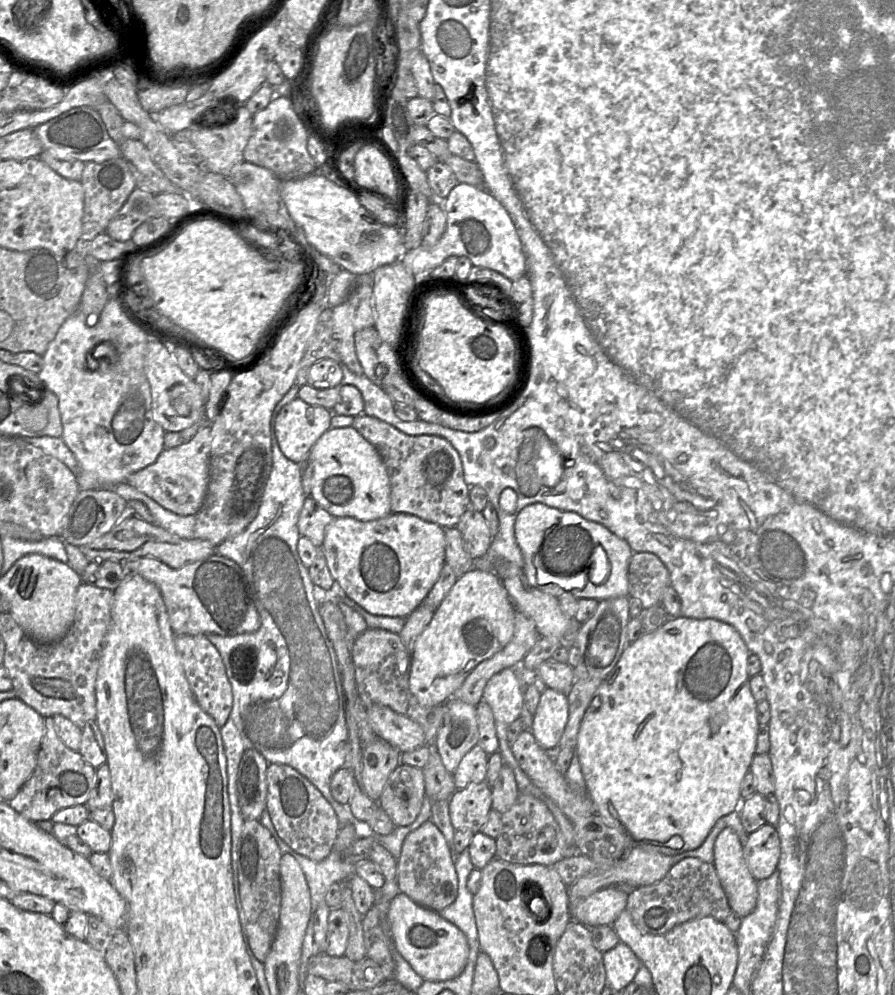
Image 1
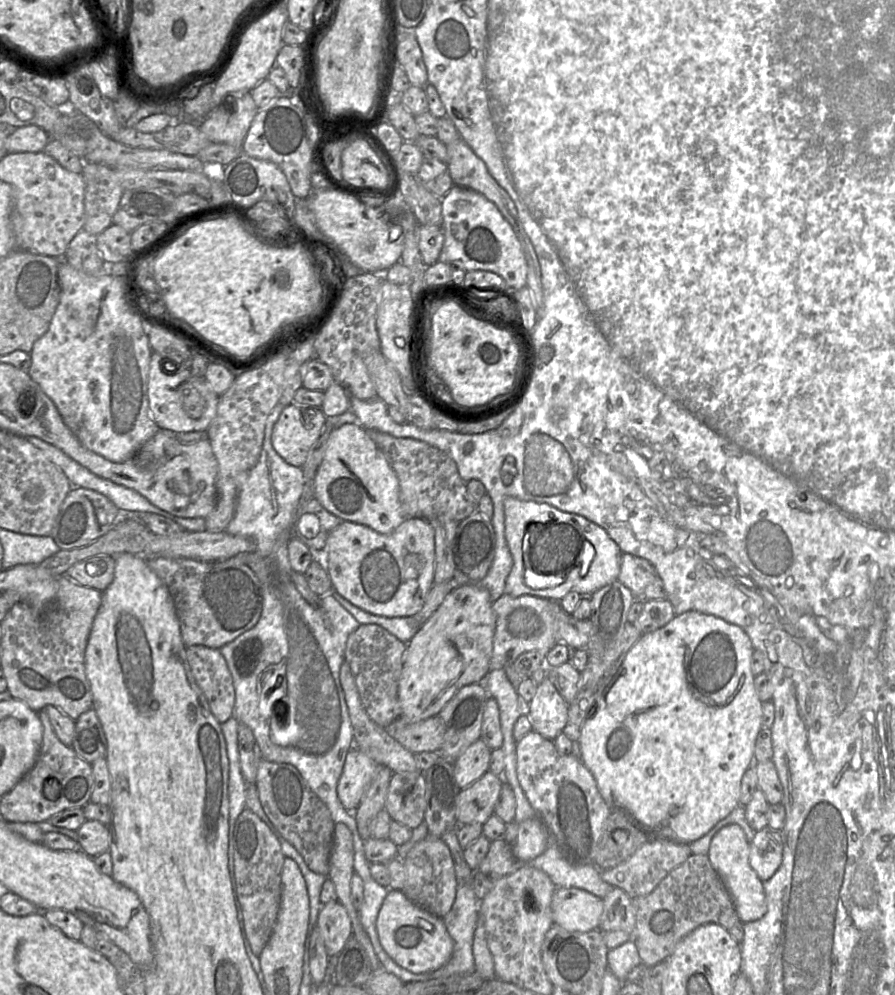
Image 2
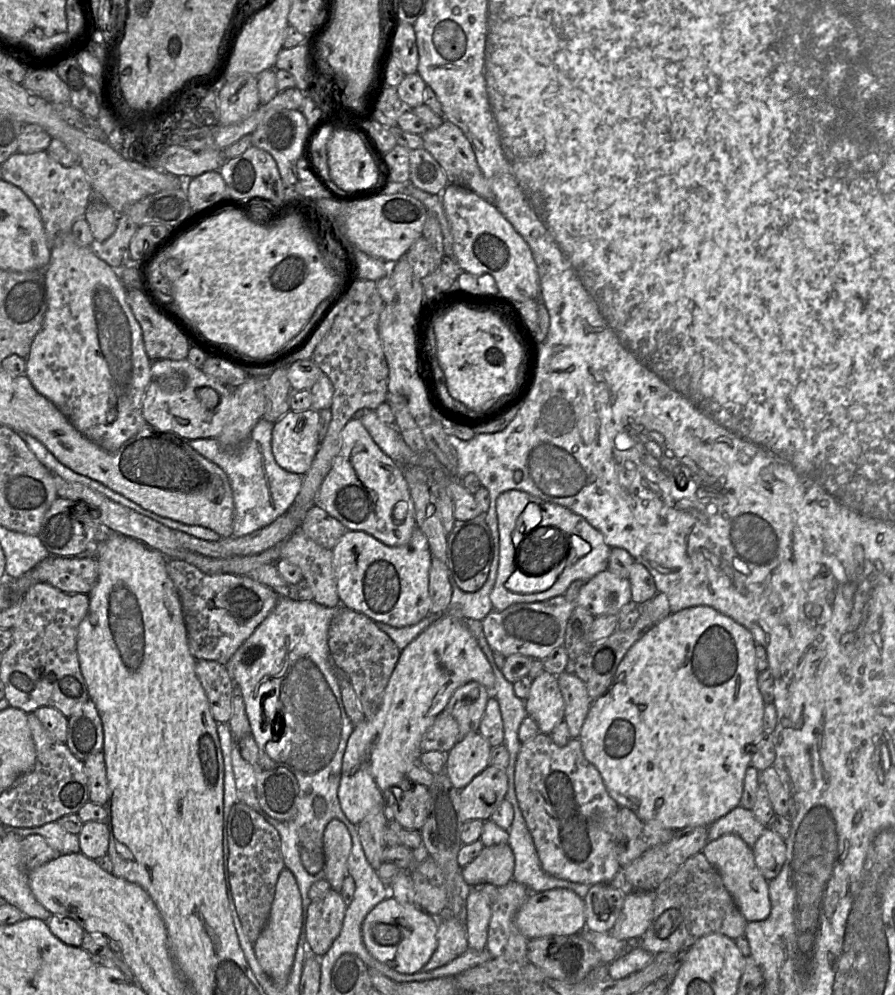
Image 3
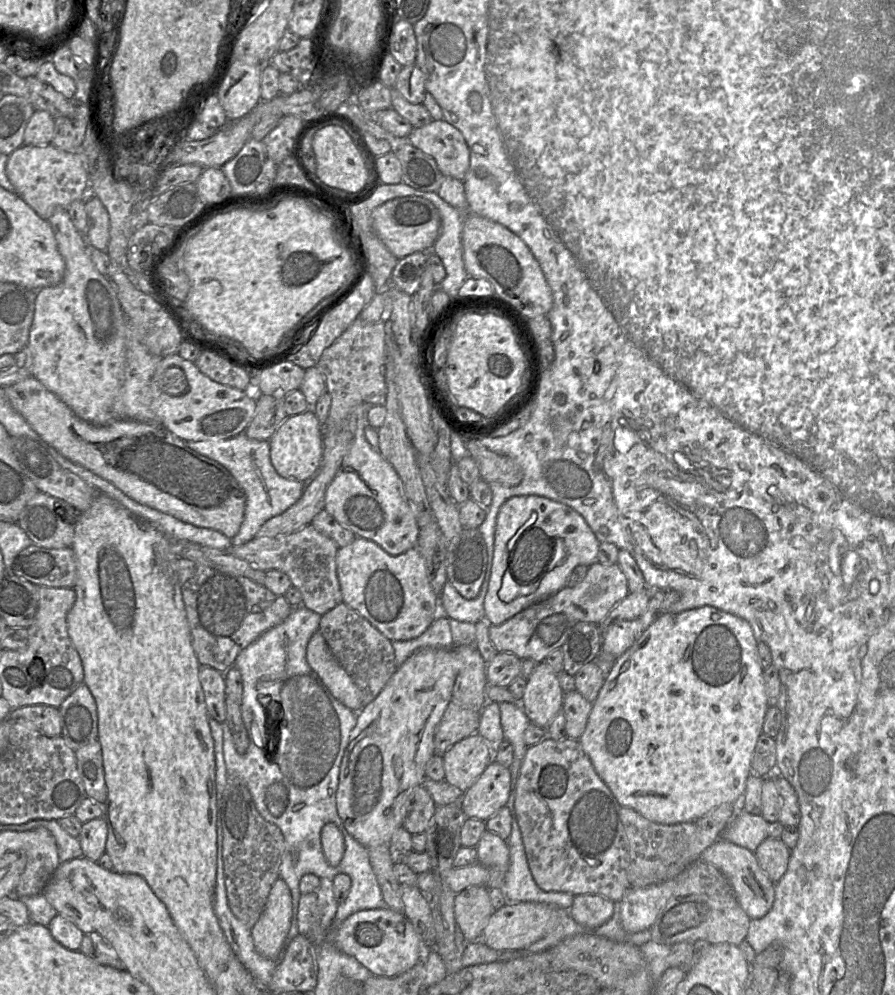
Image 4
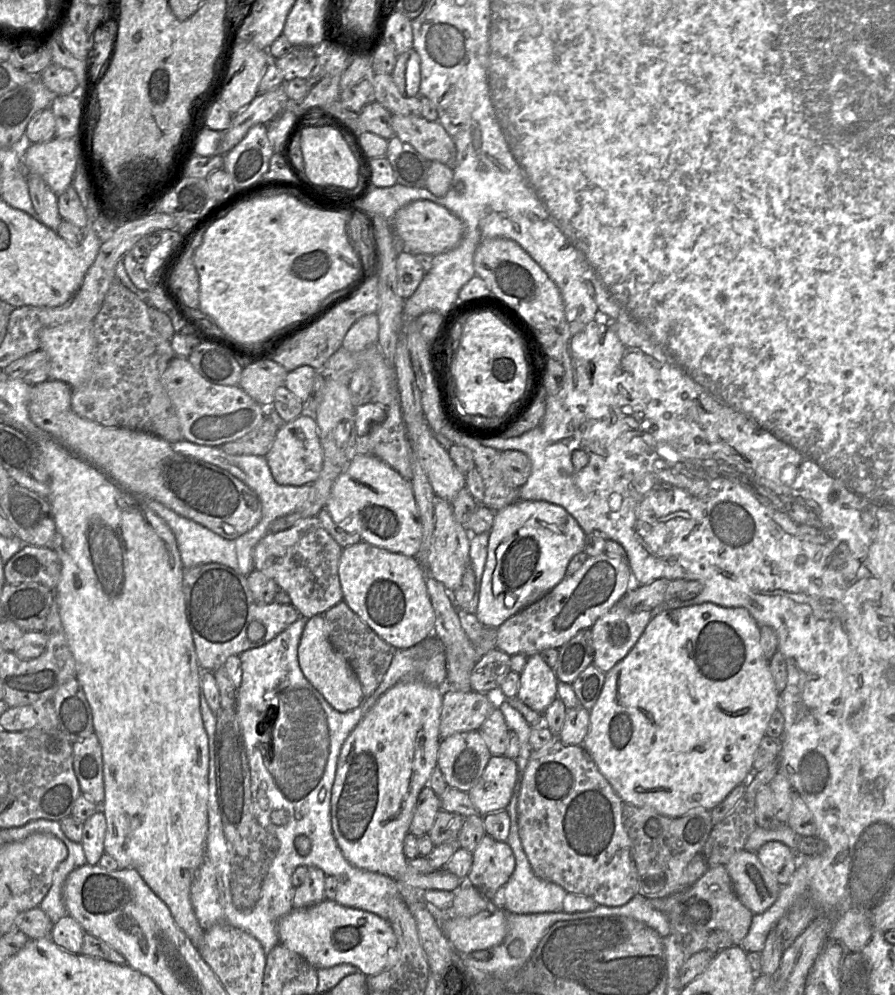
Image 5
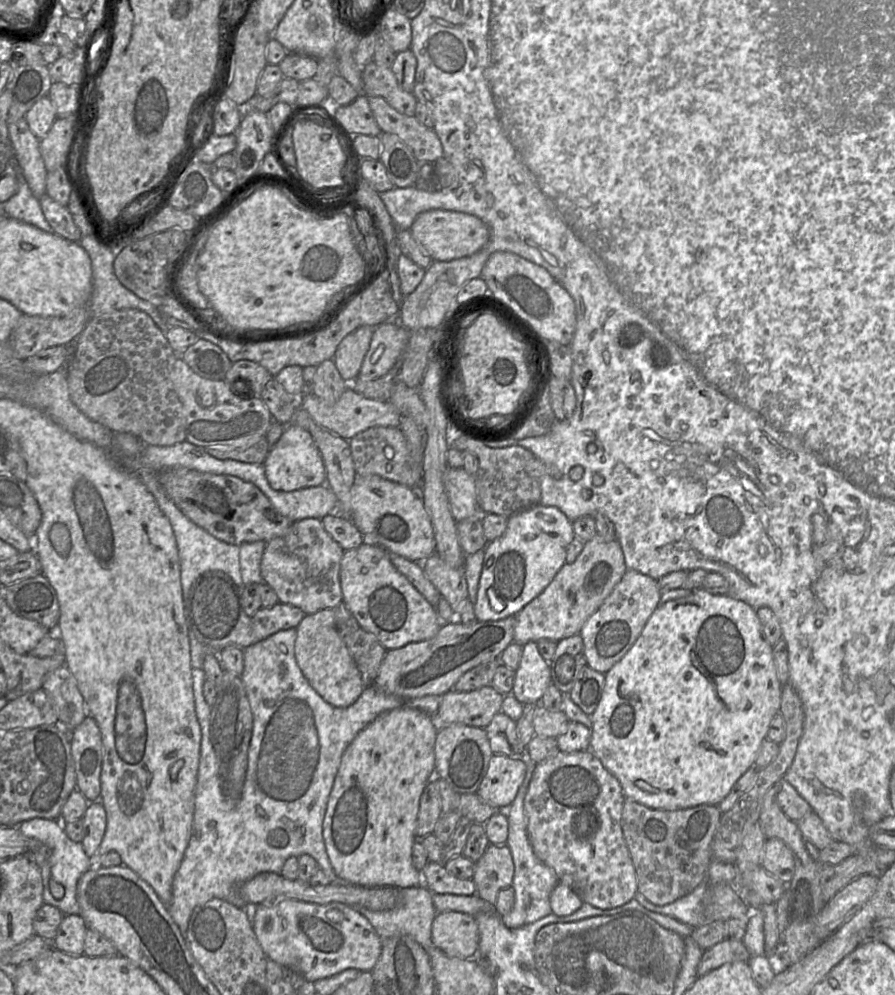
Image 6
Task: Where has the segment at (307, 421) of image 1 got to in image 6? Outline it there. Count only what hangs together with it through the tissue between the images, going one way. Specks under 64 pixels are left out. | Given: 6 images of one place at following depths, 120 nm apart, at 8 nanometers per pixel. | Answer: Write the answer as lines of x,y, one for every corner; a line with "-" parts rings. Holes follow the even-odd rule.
295,424
286,425
284,433
270,449
263,464
270,486
277,491
290,492
326,484
325,465
312,436

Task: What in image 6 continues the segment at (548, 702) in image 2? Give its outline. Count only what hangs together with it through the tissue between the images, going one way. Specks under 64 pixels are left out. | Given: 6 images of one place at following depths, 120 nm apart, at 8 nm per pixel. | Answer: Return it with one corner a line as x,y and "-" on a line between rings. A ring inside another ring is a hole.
528,642
523,645
511,694
522,704
541,704
541,699
551,683
550,664
541,656
537,643

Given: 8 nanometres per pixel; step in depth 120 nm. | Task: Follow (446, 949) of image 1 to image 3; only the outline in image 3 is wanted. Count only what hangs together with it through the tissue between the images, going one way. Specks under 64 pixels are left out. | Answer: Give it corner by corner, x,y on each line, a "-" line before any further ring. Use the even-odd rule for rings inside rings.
388,897
372,909
362,925
363,942
379,962
402,974
415,974
431,959
437,948
438,919
418,906
403,906

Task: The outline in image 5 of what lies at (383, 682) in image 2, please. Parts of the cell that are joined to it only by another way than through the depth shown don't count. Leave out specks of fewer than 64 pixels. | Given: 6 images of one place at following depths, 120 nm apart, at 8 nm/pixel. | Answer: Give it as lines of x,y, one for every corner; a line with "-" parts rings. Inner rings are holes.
344,600
328,609
323,615
328,625
328,638
331,644
351,666
362,685
364,696
371,696
389,669
396,649
363,622

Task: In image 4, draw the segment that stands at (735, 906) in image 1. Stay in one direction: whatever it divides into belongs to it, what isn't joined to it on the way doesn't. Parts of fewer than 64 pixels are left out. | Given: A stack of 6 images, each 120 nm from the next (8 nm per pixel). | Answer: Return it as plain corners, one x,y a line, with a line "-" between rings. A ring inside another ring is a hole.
718,839
703,851
701,859
721,871
730,883
739,905
751,919
762,918
770,911
775,897
775,883
762,870
755,853
732,842

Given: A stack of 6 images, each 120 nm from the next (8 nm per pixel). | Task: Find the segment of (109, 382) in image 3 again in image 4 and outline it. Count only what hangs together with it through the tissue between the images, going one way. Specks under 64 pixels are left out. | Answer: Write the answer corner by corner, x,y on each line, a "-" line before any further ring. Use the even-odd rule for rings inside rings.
56,209
47,220
65,262
63,280
37,291
28,347
33,355
32,376
57,395
80,419
98,425
112,420
112,404
125,373
125,313
114,284
102,275
87,254
85,236
73,225
66,209

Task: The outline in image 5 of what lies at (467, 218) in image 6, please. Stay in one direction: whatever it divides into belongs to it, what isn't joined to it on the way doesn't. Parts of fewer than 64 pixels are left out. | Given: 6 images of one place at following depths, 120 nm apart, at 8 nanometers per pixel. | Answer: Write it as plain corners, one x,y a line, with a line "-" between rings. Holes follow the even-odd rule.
416,200
395,213
392,231
403,241
406,252
434,256
446,253
458,245
464,235
464,223
442,205
429,200

